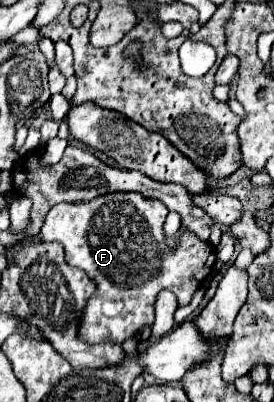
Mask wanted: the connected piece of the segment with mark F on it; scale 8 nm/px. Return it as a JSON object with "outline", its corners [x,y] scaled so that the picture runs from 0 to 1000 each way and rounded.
{"outline":[[[471,475],[383,480],[332,500],[215,505],[172,530],[142,590],[157,600],[215,600],[237,619],[237,649],[303,669],[354,709],[347,739],[318,754],[288,818],[296,843],[318,853],[449,853],[522,808],[566,799],[580,724],[624,719],[668,764],[770,679],[785,659],[785,619],[770,604],[741,604],[682,580],[639,629],[609,619],[595,580],[609,530],[617,525],[588,500]]]}

